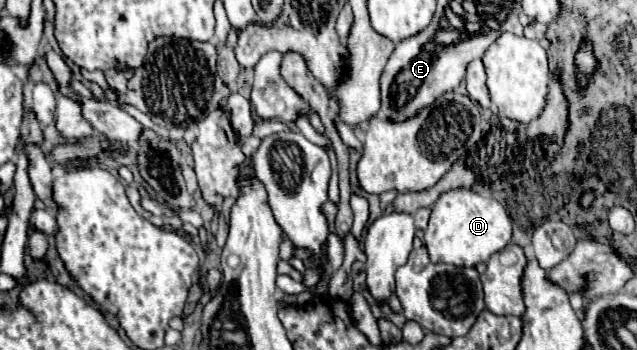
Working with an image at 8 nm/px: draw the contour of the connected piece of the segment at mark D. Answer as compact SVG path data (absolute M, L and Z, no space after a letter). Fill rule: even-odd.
M458 187L442 193L432 207L424 245L432 263L450 263L458 267L474 267L486 263L494 253L504 249L512 237L512 223L506 207L492 197L482 197L470 189Z

